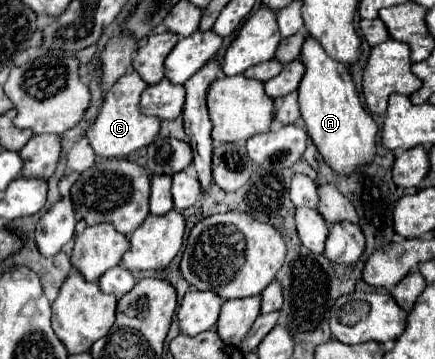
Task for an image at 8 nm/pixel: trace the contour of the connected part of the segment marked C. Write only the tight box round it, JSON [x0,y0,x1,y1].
[87,72,161,158]

